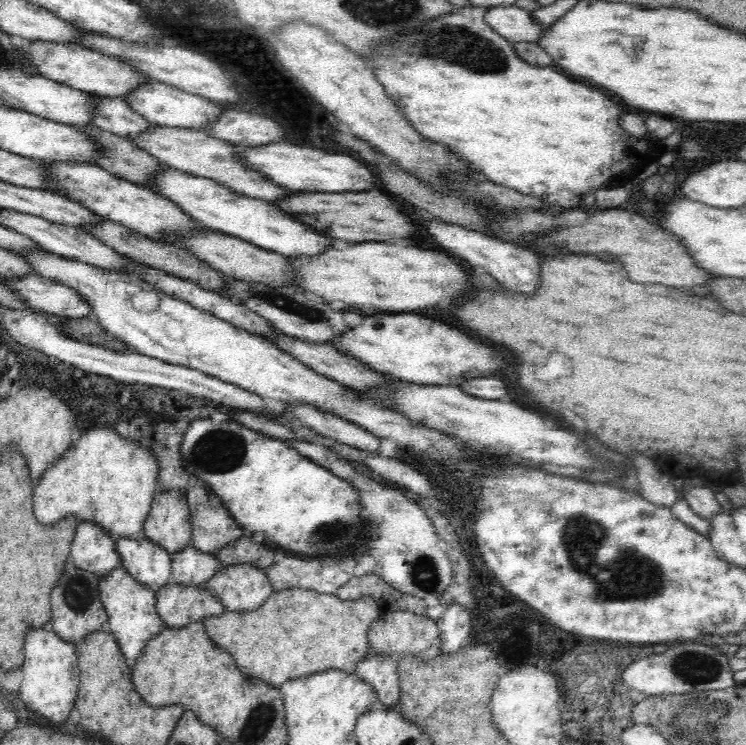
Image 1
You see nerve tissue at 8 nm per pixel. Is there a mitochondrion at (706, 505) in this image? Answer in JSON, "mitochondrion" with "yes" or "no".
{"mitochondrion":"no"}

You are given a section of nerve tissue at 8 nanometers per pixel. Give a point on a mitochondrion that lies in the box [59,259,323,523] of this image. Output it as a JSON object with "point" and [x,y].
{"point":[219,450]}

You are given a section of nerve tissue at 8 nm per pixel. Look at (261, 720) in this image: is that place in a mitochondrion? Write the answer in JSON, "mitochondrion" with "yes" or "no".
{"mitochondrion":"yes"}

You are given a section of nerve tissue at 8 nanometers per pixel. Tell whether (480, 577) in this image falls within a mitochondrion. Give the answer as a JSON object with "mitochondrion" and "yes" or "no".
{"mitochondrion":"no"}

